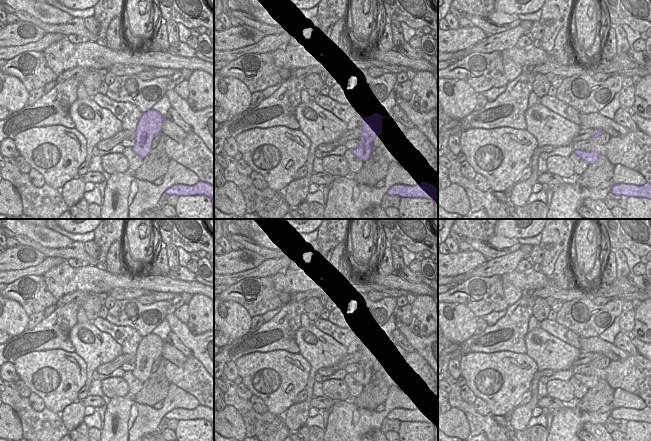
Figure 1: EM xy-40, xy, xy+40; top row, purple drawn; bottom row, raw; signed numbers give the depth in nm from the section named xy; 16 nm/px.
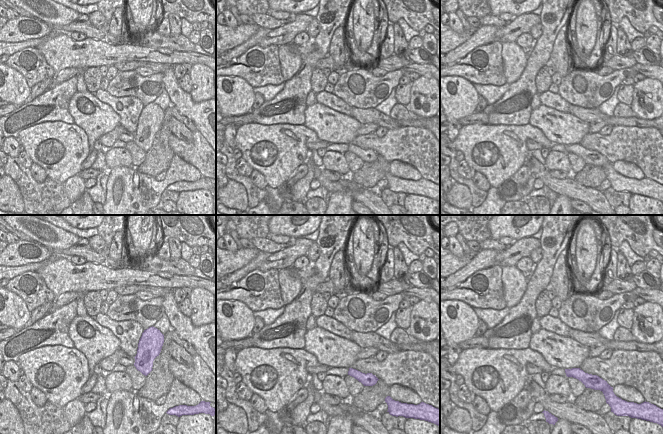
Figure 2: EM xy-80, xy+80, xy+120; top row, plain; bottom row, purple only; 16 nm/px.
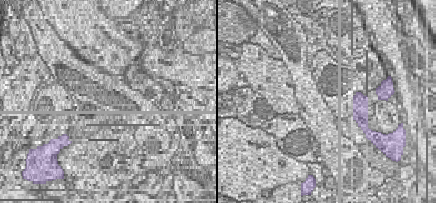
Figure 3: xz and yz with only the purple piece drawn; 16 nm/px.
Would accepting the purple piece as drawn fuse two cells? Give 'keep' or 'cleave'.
keep

